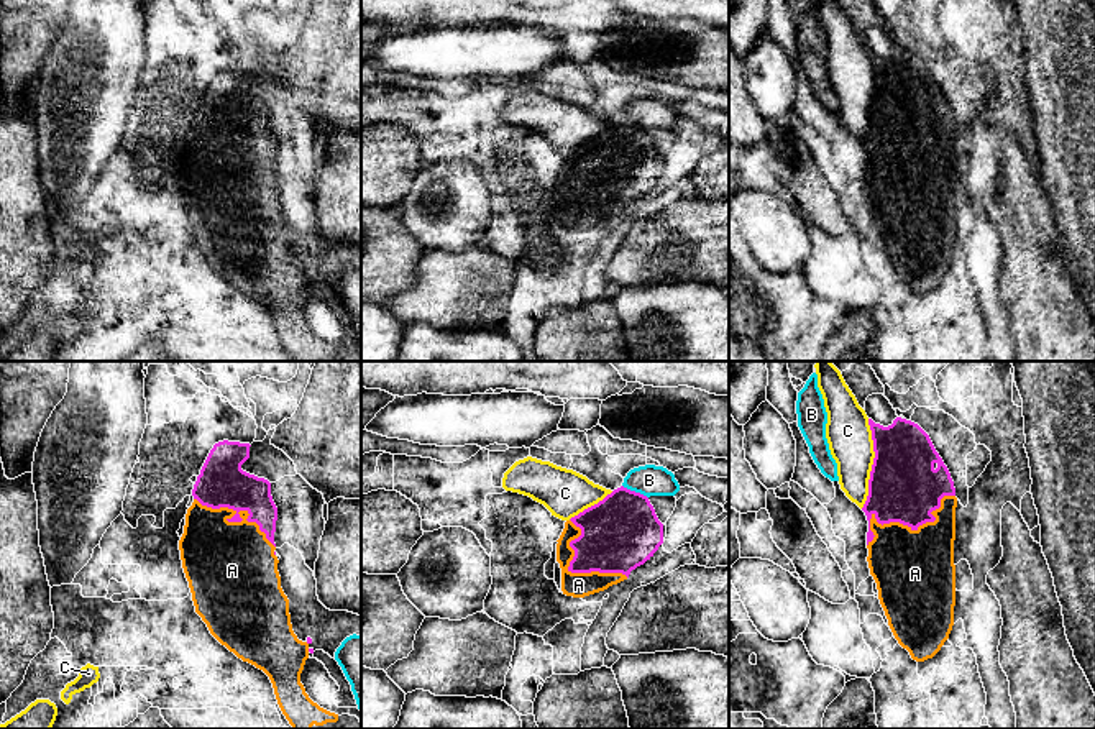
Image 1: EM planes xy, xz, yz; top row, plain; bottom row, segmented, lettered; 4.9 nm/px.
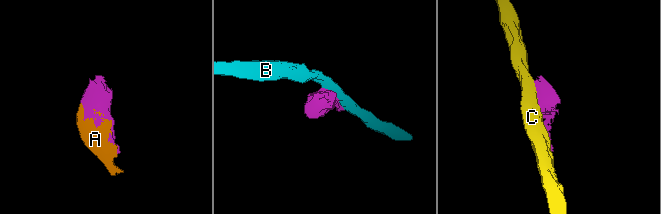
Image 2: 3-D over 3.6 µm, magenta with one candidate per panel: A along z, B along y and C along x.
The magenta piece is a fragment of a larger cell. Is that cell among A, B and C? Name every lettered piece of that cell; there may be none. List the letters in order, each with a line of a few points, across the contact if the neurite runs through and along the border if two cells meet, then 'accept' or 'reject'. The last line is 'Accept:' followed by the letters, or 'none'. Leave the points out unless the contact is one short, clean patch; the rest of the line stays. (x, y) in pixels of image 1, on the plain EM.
A: accept
B: reject
C: reject
Accept: A

